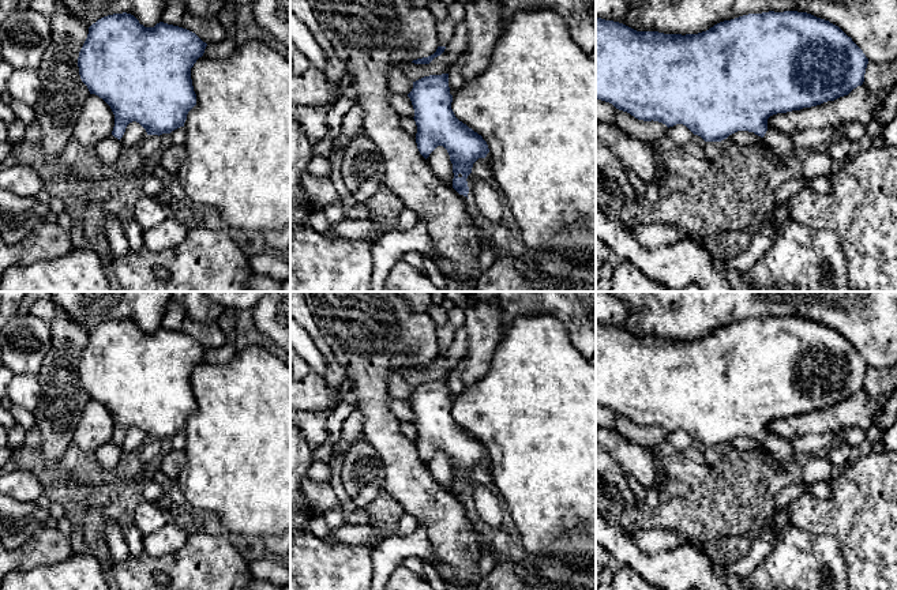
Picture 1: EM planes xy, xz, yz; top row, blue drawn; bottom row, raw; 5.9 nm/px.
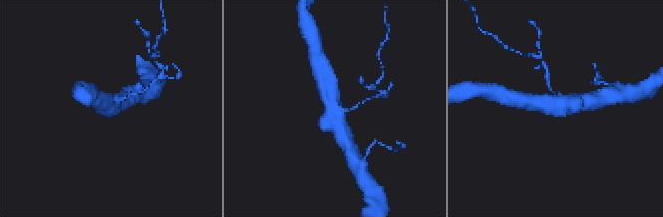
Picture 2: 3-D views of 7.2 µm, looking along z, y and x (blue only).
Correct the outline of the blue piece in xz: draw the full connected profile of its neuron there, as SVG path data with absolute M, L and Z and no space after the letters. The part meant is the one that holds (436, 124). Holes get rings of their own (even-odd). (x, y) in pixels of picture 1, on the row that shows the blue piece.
M448 74L429 75L413 82L408 97L414 109L420 154L427 159L438 146L443 146L453 164L453 188L468 198L466 178L473 164L478 158L485 158L489 149L481 135L455 117L451 109Z

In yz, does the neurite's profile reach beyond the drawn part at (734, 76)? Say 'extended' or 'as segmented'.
extended

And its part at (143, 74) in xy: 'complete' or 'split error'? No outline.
complete

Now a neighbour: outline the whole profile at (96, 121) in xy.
M90 94L80 109L72 129L72 139L85 147L95 147L112 135L115 114L110 106L98 95Z

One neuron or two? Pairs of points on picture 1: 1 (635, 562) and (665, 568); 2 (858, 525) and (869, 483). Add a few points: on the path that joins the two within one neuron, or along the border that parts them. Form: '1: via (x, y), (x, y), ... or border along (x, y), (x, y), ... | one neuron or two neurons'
1: via (642, 563), (659, 568) | one neuron
2: via (869, 514), (869, 493) | one neuron

